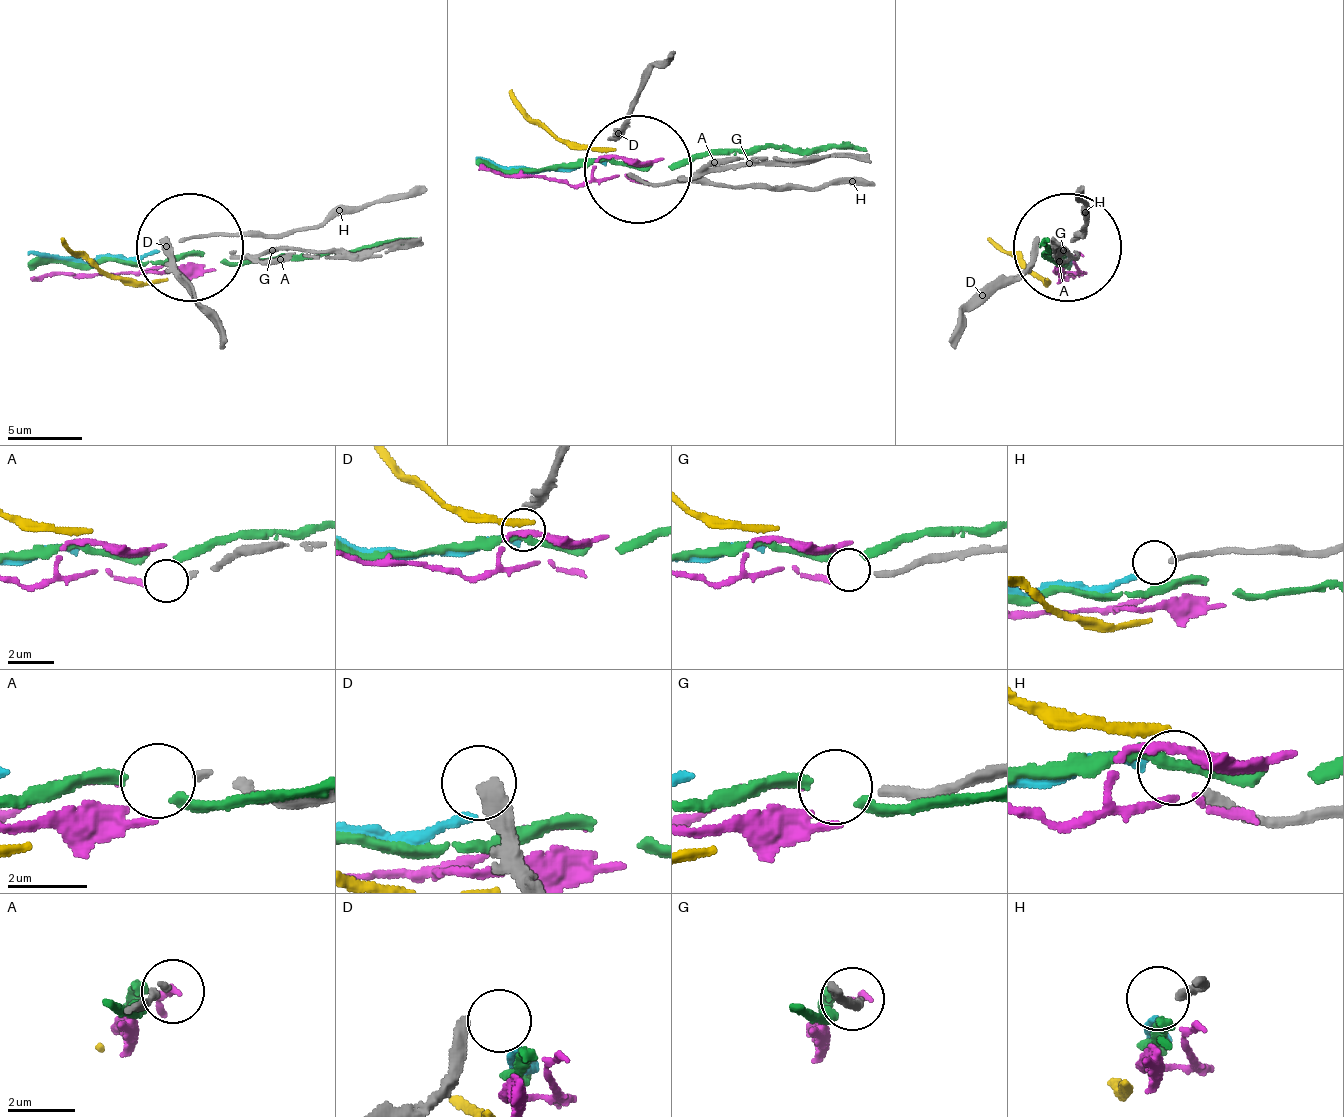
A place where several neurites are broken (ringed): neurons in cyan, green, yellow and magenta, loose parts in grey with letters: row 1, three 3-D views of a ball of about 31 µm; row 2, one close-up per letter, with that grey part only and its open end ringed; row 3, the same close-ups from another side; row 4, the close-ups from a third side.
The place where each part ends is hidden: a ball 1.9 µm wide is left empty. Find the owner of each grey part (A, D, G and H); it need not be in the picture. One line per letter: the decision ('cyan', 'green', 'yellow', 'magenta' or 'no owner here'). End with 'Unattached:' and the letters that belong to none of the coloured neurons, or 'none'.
A: magenta
D: no owner here
G: no owner here
H: cyan
Unattached: D, G

